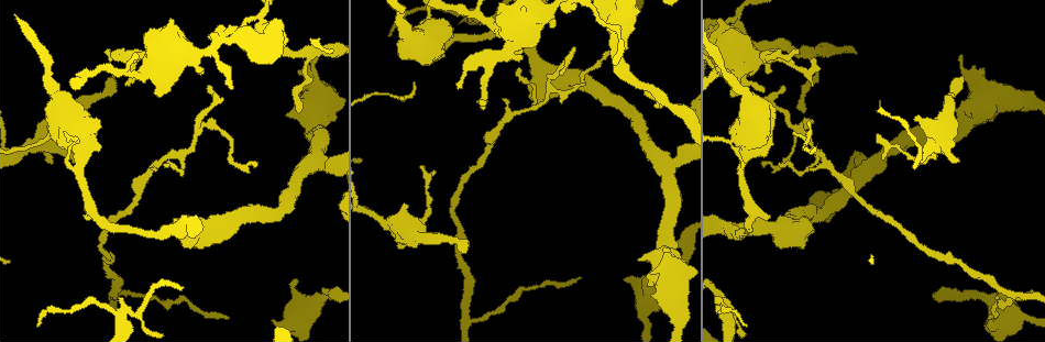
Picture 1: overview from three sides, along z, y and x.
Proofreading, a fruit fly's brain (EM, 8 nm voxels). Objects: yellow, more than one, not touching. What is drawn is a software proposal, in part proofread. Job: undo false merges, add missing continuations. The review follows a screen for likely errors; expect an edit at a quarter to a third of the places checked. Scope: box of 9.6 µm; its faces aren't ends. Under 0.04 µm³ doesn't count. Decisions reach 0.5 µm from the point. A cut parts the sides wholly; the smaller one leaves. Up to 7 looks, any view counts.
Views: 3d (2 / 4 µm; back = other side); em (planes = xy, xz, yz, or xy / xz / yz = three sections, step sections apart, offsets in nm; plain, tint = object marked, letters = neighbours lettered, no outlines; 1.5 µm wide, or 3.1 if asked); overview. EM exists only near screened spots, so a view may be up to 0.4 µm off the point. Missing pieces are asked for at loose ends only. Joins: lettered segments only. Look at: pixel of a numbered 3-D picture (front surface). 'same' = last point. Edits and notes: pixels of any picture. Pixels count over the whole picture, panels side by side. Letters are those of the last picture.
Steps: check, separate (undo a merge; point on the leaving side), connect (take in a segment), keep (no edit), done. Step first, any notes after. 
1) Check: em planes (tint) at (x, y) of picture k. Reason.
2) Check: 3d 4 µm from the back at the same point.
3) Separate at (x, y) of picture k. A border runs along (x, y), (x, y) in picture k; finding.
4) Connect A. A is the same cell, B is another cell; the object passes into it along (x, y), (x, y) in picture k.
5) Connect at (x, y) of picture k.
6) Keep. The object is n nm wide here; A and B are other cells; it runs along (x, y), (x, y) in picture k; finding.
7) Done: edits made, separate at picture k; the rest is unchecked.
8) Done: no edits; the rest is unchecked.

Check: em yz step 8 (tint) at (988, 316) of picture 1. Free end.

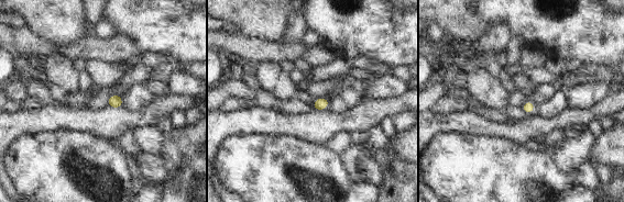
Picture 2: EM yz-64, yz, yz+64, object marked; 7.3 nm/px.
Check: em xy step 8 (letters) at the same point.

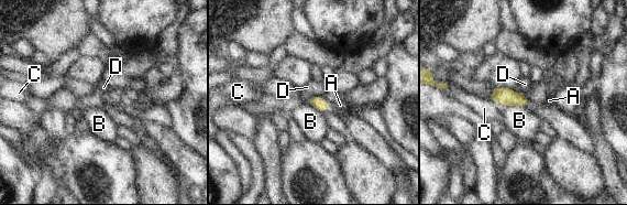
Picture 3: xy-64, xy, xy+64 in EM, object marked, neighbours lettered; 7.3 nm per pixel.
Keep. The object is 90 nm wide here; the longest contact is with B, 140 nm; A, B, C and D are other cells; none of them fits.

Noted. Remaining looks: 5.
Check: em planes (letters) at (802, 110) of picture 1. An open end.

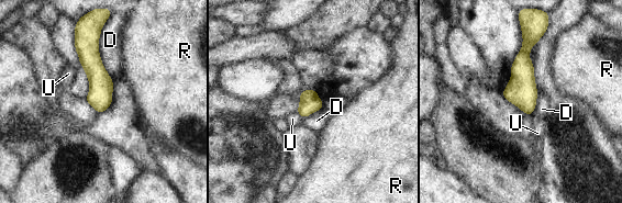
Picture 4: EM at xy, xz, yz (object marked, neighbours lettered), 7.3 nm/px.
Keep. D, R and U are other cells; a border runs along (100, 27), (99, 57), (112, 80) in picture 4; none of them fits.

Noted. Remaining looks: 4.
Check: 3d 4 µm from the back at (297, 72) of picture 1. Branch stops here.

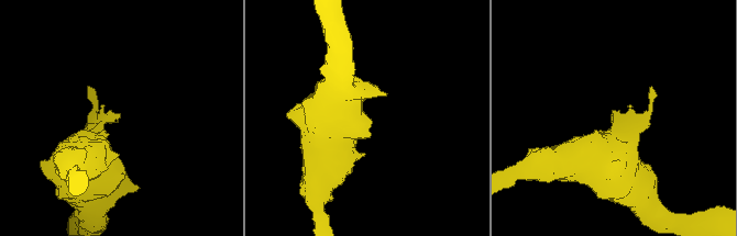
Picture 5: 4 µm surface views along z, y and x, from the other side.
Check: em planes (letters) at (614, 116) of picture 5.

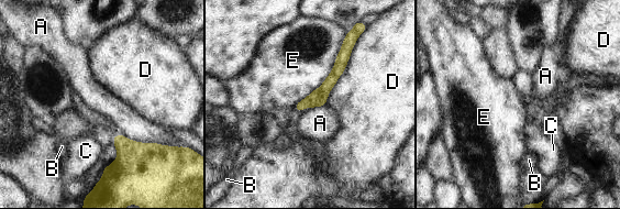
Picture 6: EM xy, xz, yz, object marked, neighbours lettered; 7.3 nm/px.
Keep. A, B, C, D and E are other cells; none of them fits.

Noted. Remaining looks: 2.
Done: no edits; the rest is unchecked.

